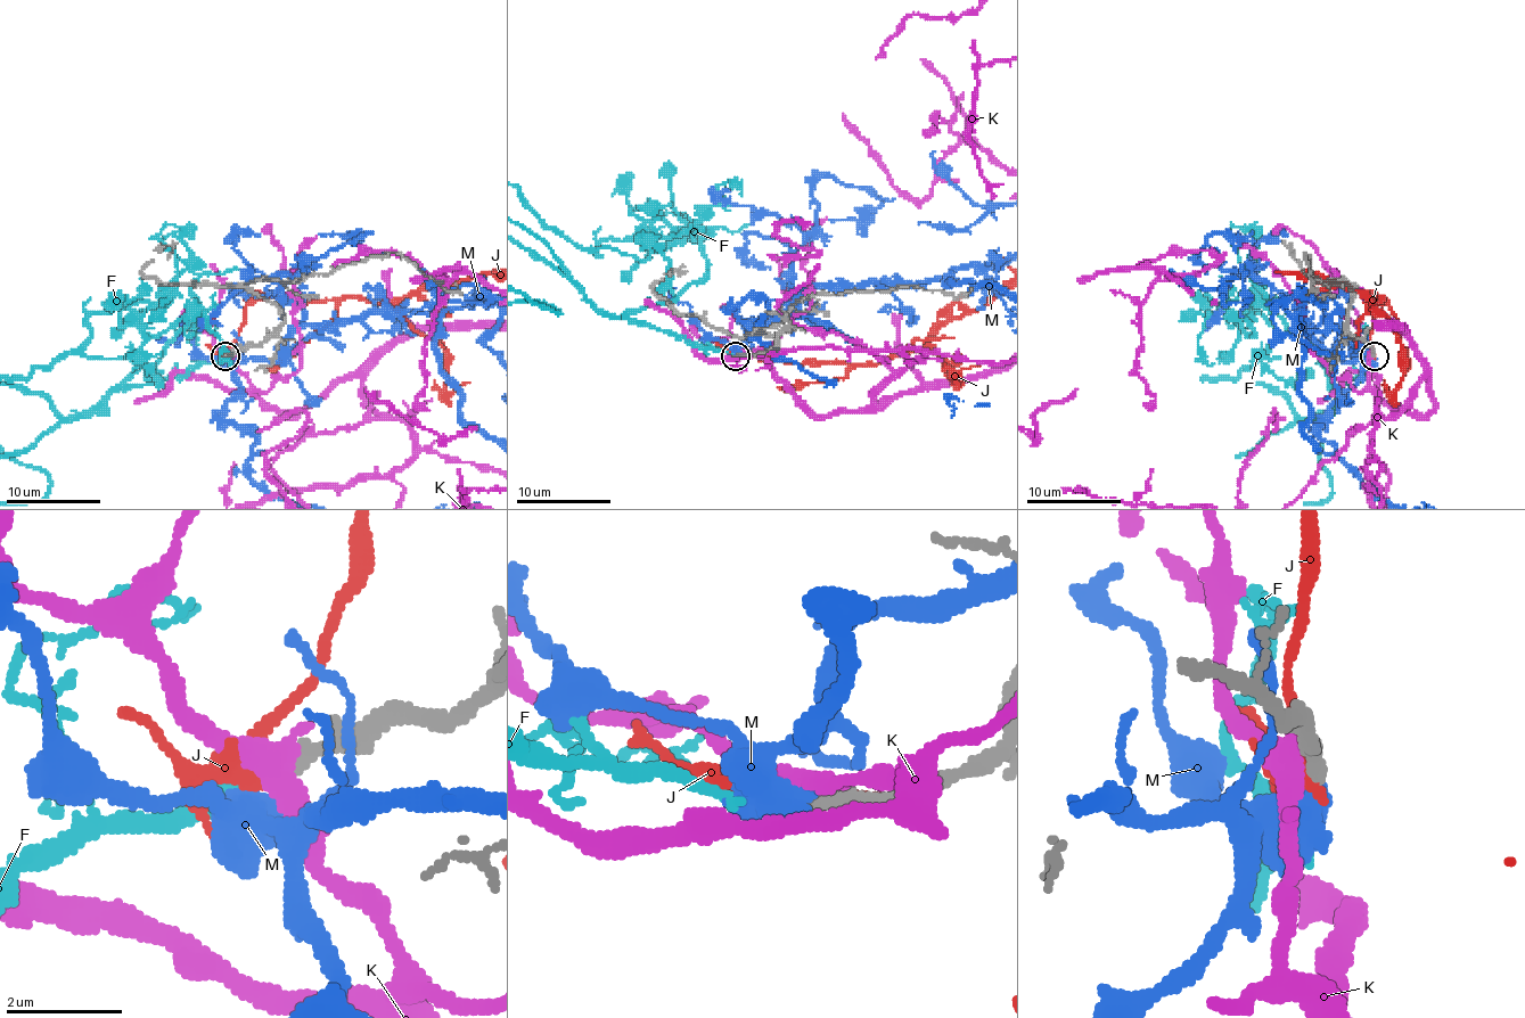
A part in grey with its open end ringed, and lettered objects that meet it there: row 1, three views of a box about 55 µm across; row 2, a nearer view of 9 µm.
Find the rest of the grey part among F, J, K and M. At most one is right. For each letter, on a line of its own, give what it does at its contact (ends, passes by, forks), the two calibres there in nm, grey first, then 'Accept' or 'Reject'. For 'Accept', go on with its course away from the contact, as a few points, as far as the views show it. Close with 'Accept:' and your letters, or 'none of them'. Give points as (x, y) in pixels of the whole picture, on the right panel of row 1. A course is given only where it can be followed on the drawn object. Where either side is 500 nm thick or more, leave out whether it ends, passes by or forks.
F: It passes by. Thickness 280 nm (grey) against 190 nm. Accept
J: It forks there. Thickness 340 nm (grey) against 300 nm. Reject
K: It passes by. Thickness 380 nm (grey) against 400 nm. Reject
M: Thickness 280 nm (grey) against 500 nm. Reject
Accept: F

